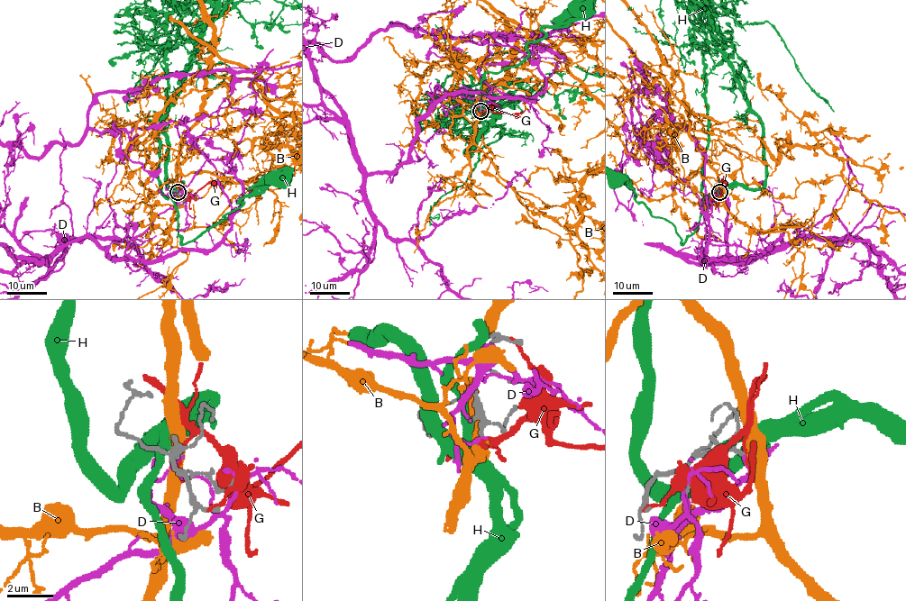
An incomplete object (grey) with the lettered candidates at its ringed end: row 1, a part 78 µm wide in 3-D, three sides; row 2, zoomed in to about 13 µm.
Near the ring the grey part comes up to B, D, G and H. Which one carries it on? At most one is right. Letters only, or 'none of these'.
none of these

